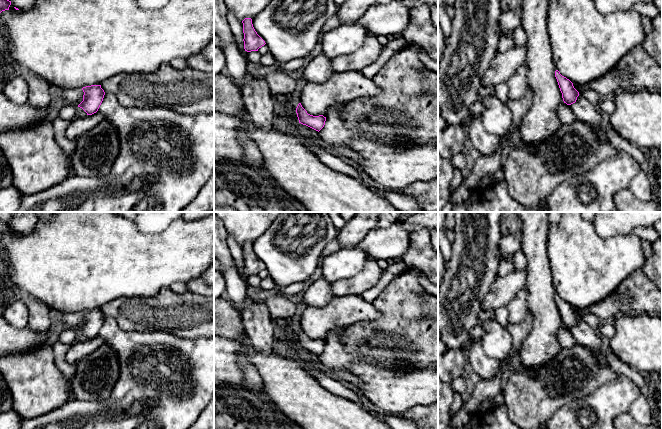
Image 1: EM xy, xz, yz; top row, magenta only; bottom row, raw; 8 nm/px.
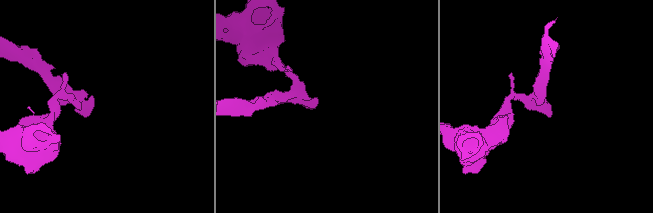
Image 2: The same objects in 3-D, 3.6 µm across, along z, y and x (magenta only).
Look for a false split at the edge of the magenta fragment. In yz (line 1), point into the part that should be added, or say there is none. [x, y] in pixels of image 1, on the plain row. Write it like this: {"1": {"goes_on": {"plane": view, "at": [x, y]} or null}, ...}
{"1": {"goes_on": null}}

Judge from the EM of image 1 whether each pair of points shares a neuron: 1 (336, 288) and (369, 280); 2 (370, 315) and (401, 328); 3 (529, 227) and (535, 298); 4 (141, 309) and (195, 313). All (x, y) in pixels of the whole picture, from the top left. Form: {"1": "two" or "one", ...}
{"1": "one", "2": "two", "3": "one", "4": "one"}

